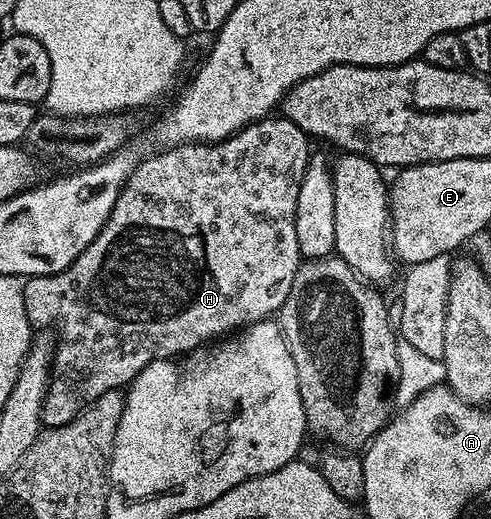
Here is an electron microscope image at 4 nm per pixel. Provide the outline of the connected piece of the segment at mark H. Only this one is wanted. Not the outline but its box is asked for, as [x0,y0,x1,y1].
[23,114,311,428]

